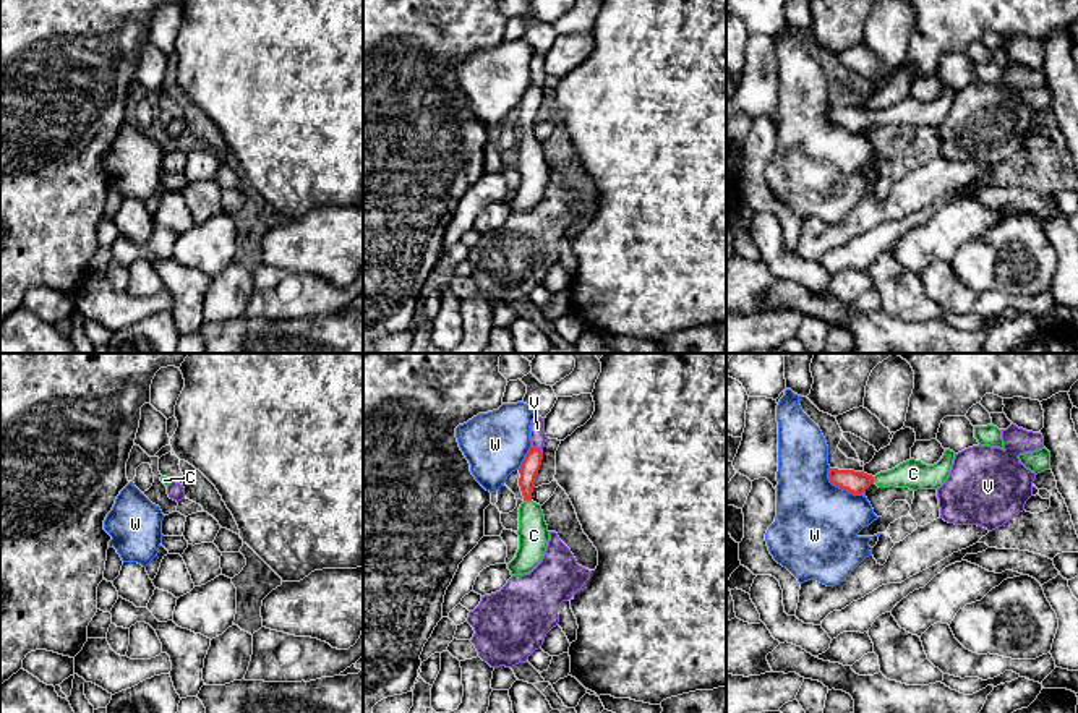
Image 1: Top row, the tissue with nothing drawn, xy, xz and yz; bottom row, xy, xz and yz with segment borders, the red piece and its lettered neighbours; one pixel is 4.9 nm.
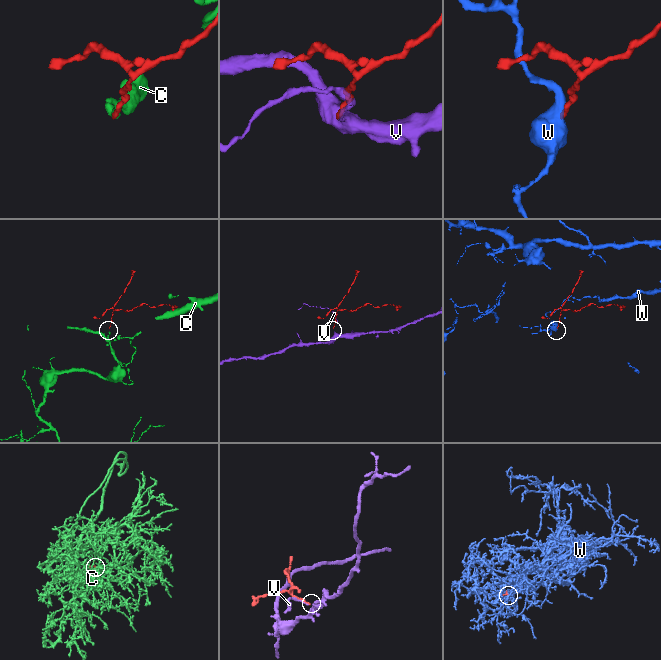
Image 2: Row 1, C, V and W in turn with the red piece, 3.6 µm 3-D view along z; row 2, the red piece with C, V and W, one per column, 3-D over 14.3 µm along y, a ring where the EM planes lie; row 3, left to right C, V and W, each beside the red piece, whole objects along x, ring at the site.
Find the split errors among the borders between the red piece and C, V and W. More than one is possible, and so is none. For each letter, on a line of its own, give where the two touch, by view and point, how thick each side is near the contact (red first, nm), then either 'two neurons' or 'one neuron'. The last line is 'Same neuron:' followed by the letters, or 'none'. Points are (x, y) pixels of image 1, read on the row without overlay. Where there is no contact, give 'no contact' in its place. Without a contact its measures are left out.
C: xz (527, 136) | 90/150 nm | one neuron
V: xz (535, 85) | 90/80 nm | two neurons
W: yz (840, 123) | 110/420 nm | two neurons
Same neuron: C

